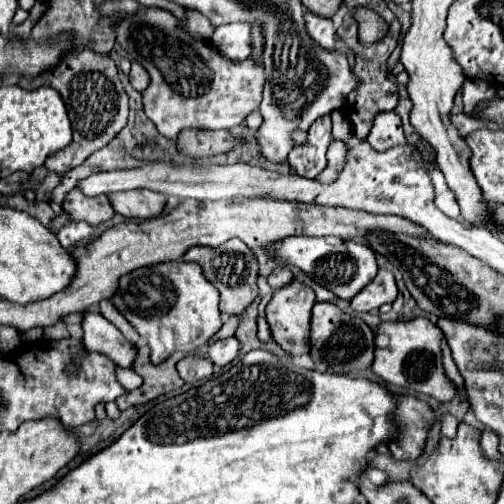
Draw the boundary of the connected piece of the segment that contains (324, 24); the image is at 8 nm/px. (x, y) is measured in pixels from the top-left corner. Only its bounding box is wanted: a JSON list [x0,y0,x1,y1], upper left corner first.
[305,12,335,50]

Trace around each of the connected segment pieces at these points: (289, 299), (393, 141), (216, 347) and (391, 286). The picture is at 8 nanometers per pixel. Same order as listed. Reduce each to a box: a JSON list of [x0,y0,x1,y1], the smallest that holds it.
[[267,282,315,356],[367,112,407,150],[209,338,239,366],[351,270,399,312]]

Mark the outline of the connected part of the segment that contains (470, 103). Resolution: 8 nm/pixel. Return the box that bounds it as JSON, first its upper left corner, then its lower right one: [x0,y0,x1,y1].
[462,78,498,117]

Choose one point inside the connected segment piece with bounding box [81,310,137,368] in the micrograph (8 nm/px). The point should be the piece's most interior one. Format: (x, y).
(99, 335)

